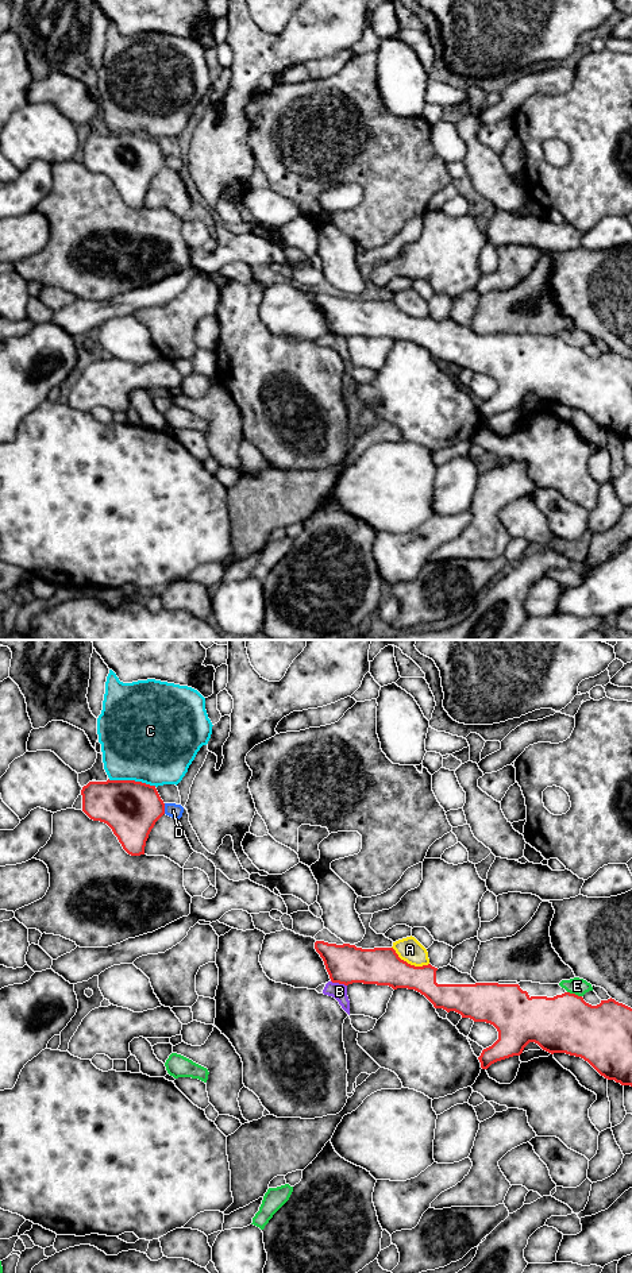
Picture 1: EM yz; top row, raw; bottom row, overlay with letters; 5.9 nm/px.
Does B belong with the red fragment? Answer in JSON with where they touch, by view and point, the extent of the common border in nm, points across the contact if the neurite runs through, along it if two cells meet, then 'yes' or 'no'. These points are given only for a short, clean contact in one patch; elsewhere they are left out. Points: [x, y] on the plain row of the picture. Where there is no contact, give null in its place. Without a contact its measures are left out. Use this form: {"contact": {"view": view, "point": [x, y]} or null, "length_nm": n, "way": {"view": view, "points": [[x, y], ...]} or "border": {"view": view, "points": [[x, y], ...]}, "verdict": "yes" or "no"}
{"contact": {"view": "yz", "point": [339, 335]}, "length_nm": 100, "border": {"view": "yz", "points": [[331, 332], [346, 338]]}, "verdict": "no"}

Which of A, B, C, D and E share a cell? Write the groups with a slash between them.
A / B / C / D / E

